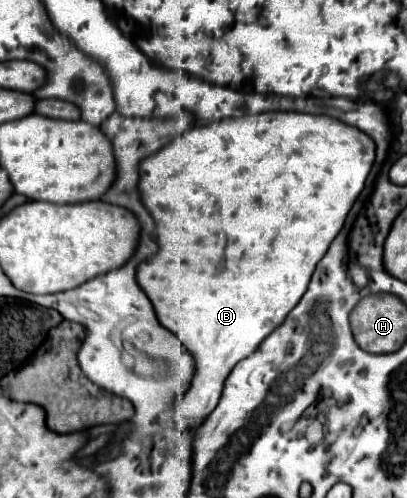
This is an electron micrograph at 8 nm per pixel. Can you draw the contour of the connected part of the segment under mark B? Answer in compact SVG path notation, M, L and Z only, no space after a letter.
M294 111L256 113L256 115L226 119L222 123L192 127L192 129L184 131L182 135L176 135L158 153L152 153L144 161L140 161L140 165L138 165L140 199L142 199L144 207L150 211L150 215L154 217L154 223L156 223L154 235L158 241L158 251L136 267L136 281L142 287L142 291L148 295L148 299L152 301L160 325L166 327L168 331L172 331L180 339L180 343L188 349L188 353L192 353L192 359L194 359L192 385L174 403L174 407L176 407L174 421L176 421L180 431L184 431L184 433L196 431L208 419L208 415L218 405L218 401L222 397L224 383L226 383L228 375L232 373L232 369L236 367L236 363L250 357L260 347L260 343L298 305L298 301L306 293L306 287L308 287L310 277L316 269L316 263L324 257L332 239L338 235L352 203L356 201L356 197L364 189L372 161L374 161L374 145L366 133L360 133L360 131L352 129L350 125L340 125L340 121L332 121L332 117L318 117L318 115L294 113Z

